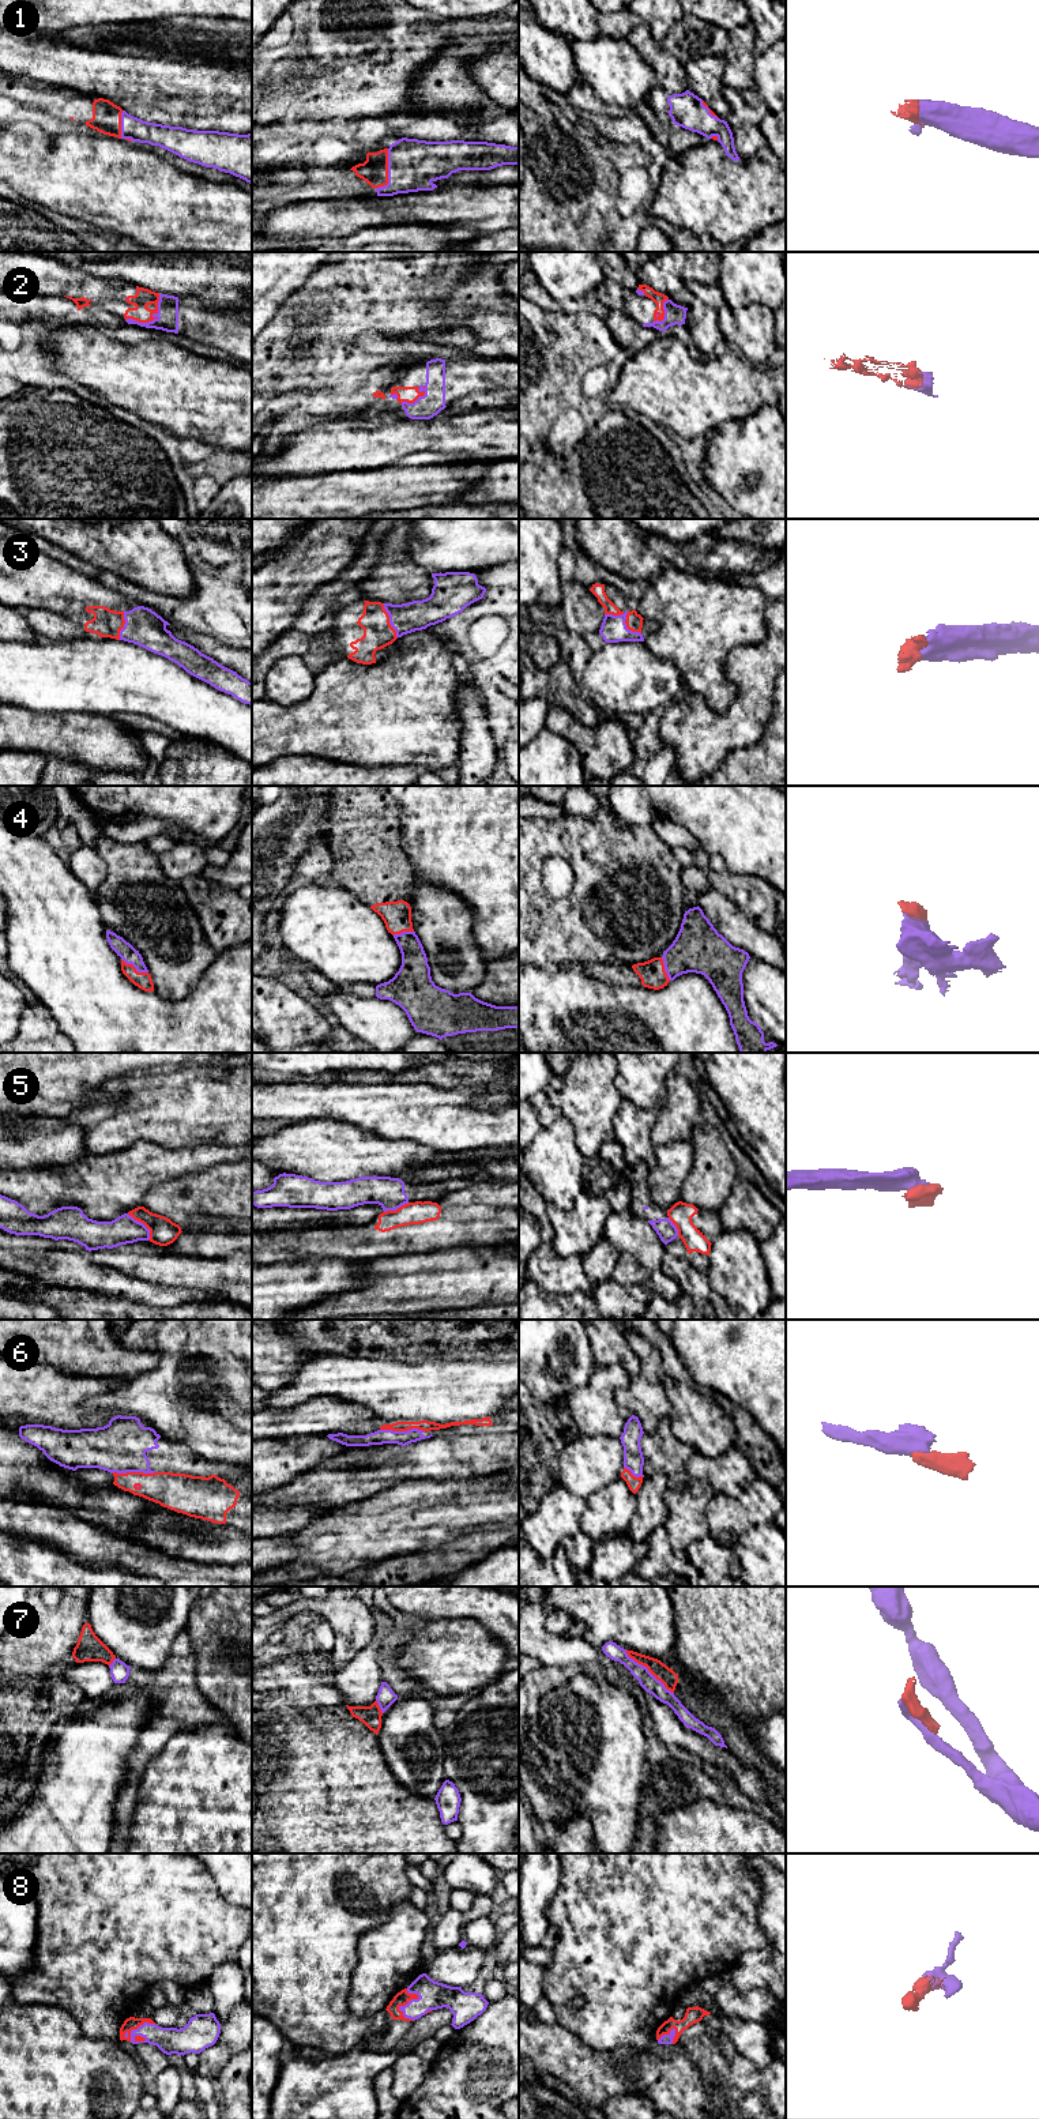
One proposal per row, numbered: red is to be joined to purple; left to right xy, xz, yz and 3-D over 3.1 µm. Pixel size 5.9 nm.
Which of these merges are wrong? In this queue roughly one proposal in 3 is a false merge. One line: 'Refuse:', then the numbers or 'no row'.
Refuse: 5, 7

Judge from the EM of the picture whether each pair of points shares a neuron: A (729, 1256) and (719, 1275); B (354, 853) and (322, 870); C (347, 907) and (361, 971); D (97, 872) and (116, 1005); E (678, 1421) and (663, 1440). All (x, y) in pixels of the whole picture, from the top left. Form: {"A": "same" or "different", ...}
{"A": "same", "B": "different", "C": "same", "D": "different", "E": "different"}

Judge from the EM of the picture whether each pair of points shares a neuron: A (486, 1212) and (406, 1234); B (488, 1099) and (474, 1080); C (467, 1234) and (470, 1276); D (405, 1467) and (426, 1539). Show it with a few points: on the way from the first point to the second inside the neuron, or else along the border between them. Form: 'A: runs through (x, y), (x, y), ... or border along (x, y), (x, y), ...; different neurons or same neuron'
A: runs through (466, 1226), (426, 1227); same neuron
B: border along (504, 1071), (481, 1086); different neurons
C: border along (501, 1245), (452, 1245), (437, 1250); different neurons
D: border along (441, 1482), (430, 1479), (402, 1480), (379, 1493); different neurons

